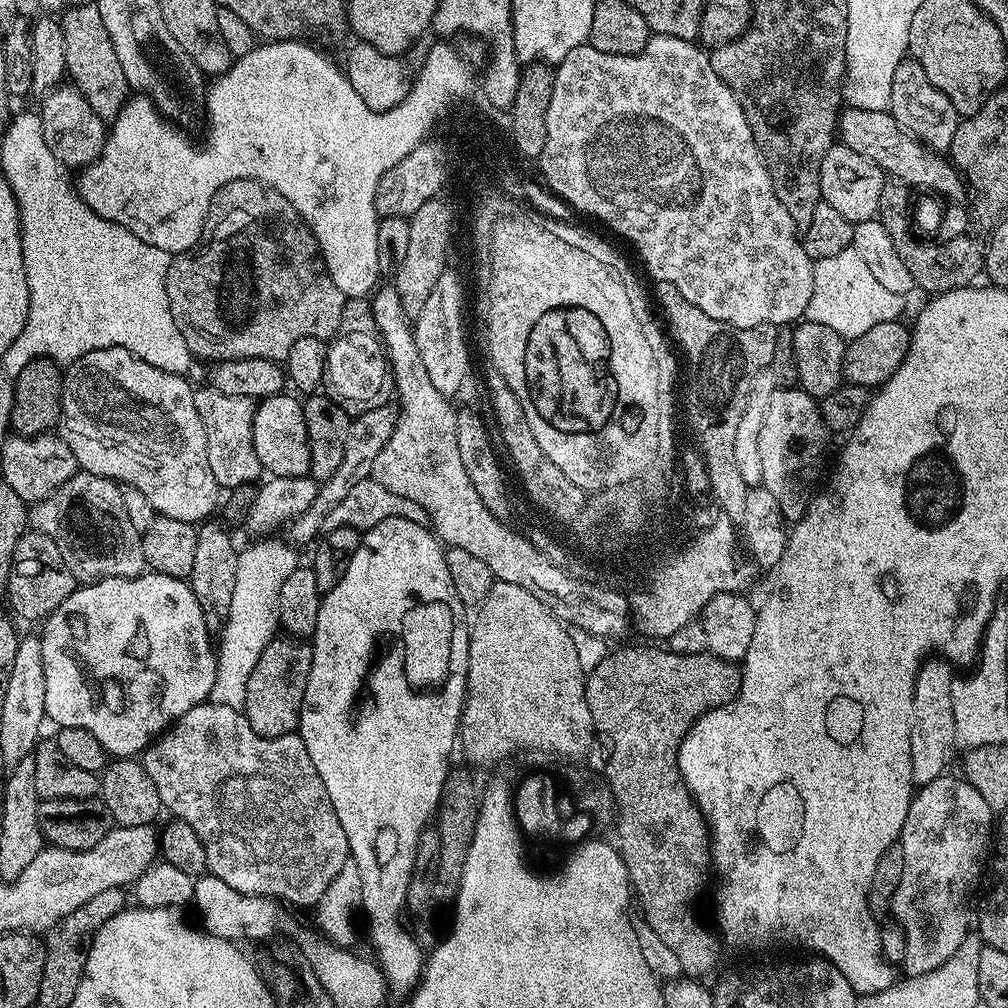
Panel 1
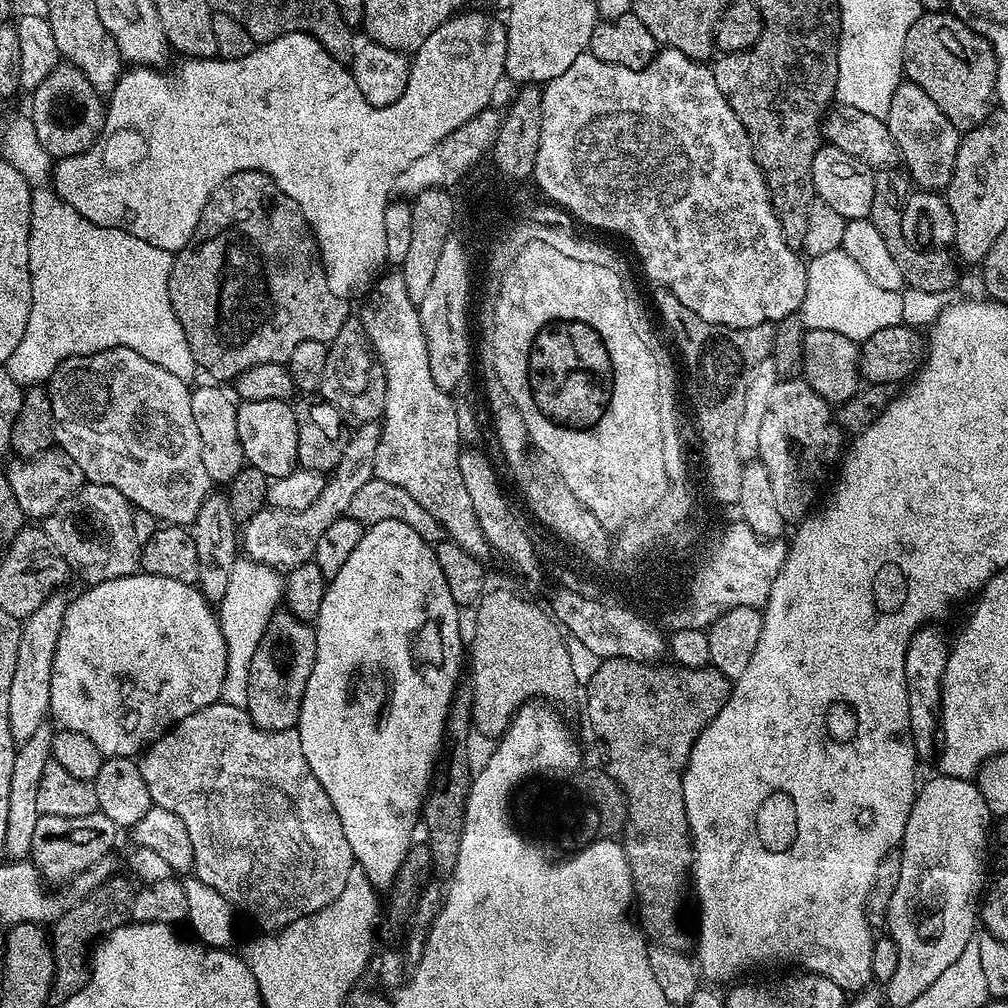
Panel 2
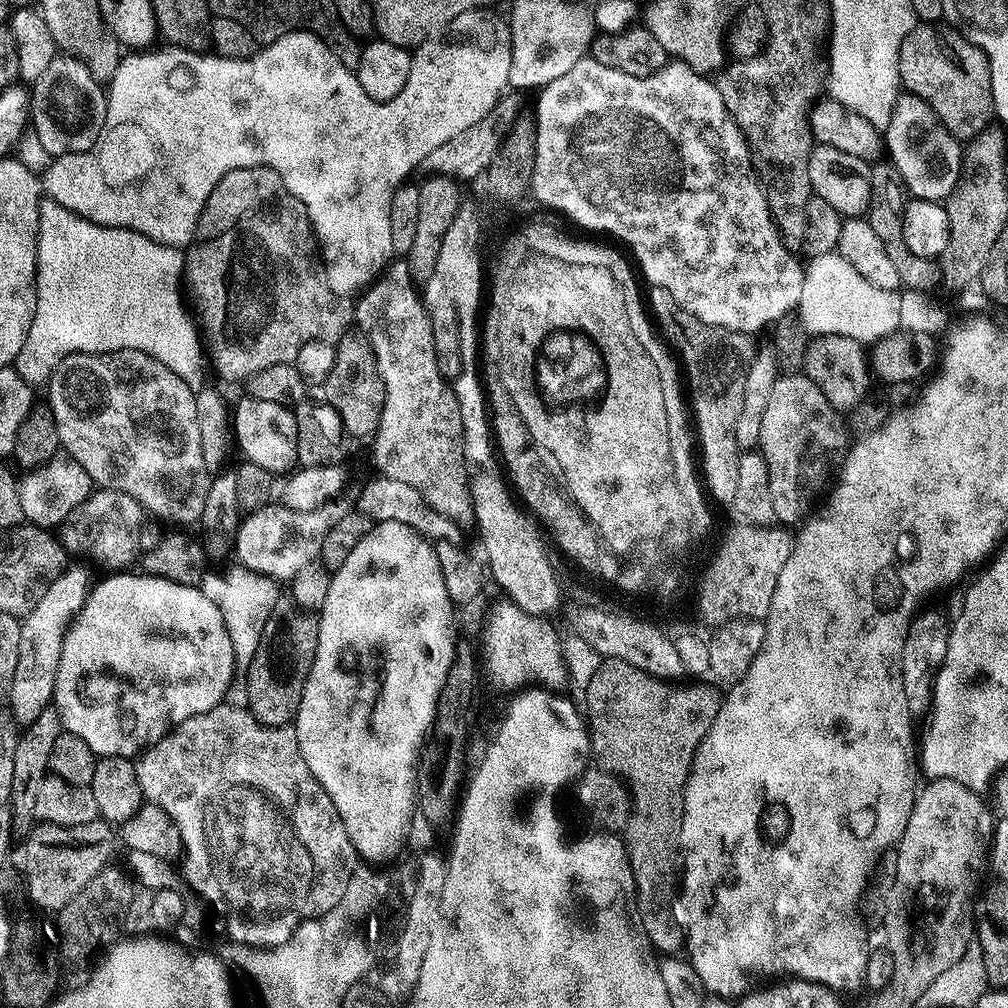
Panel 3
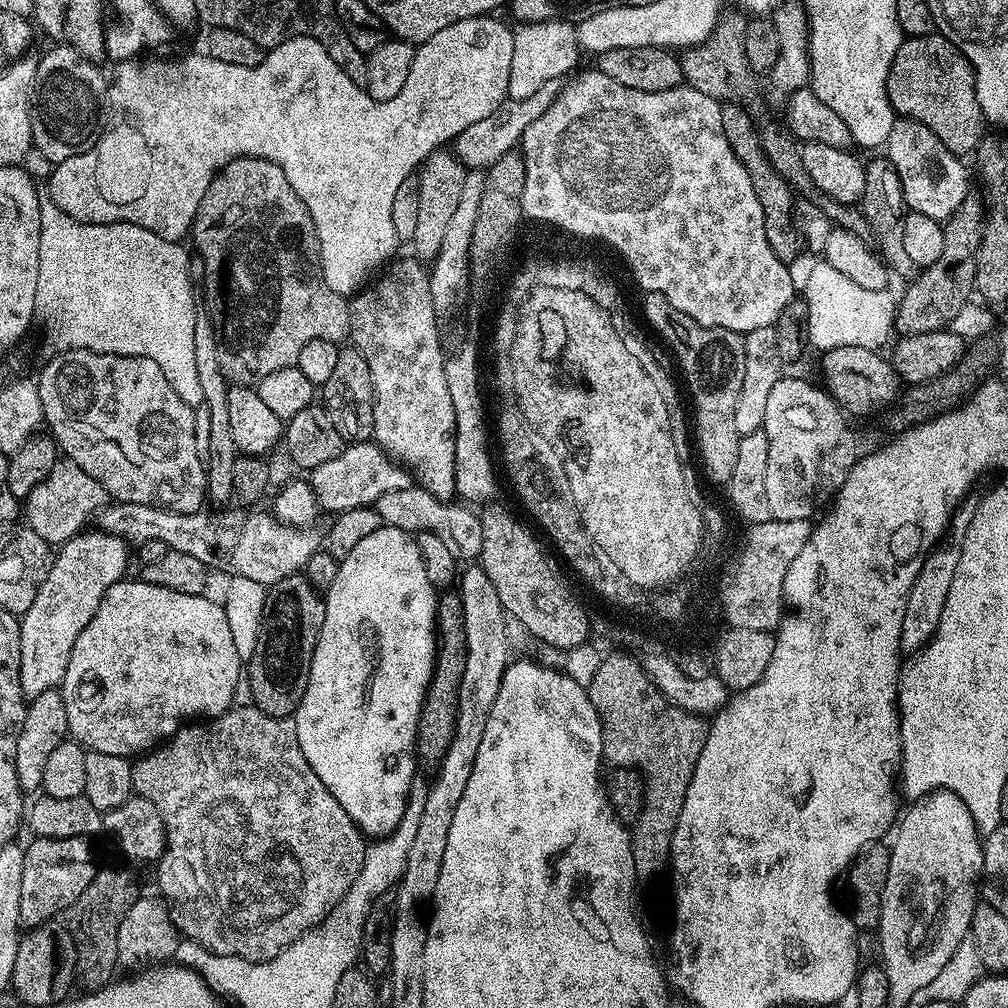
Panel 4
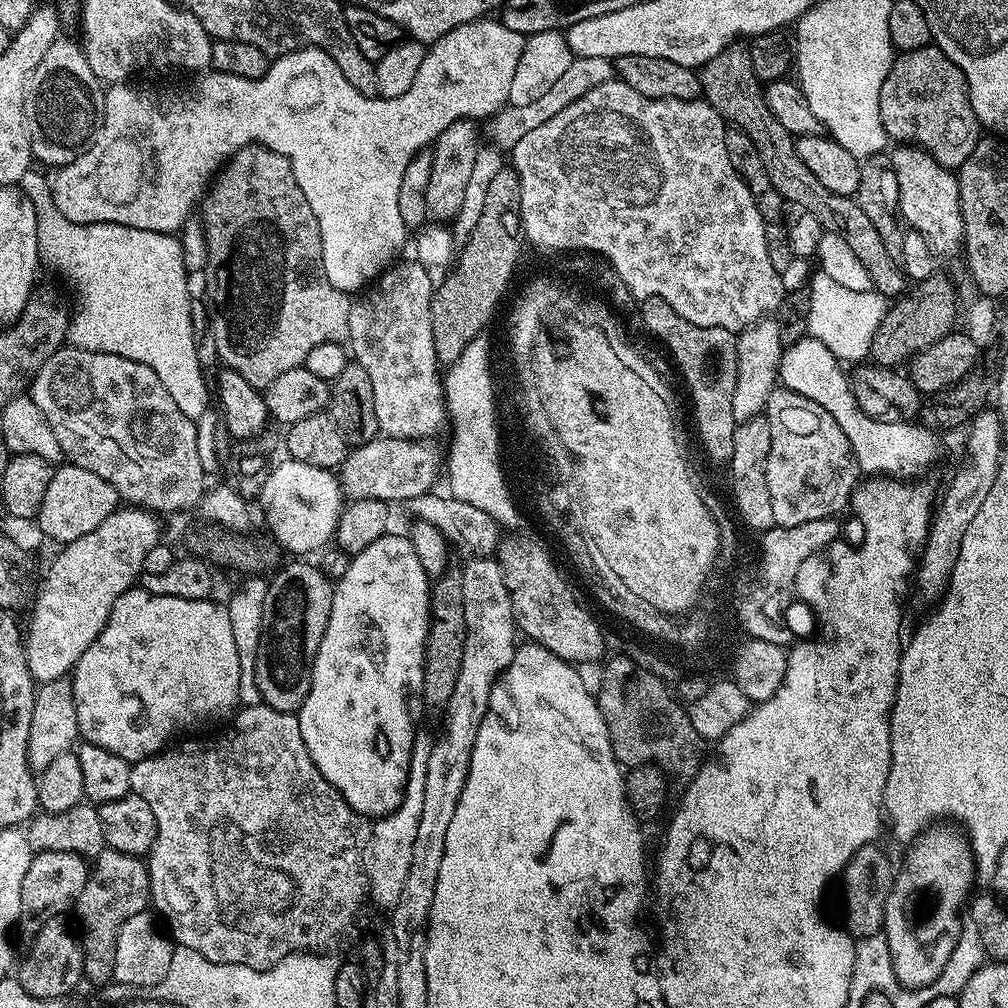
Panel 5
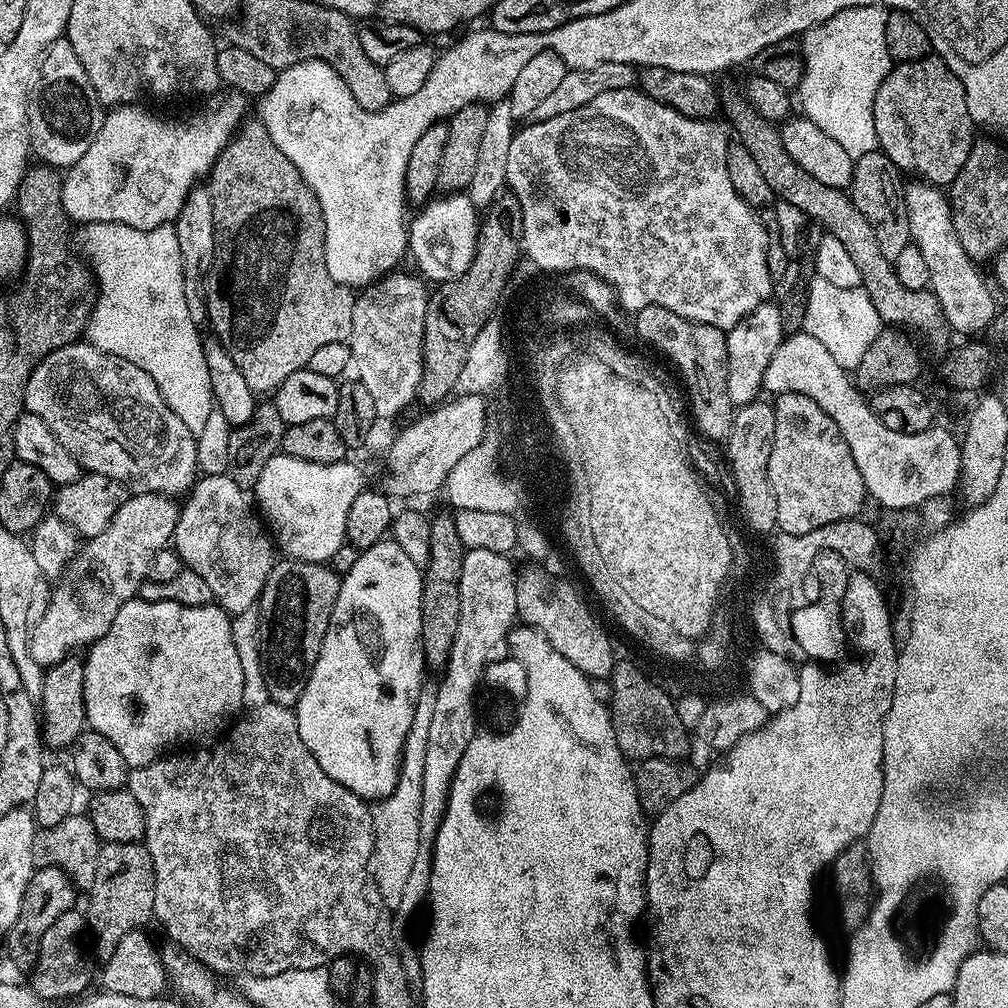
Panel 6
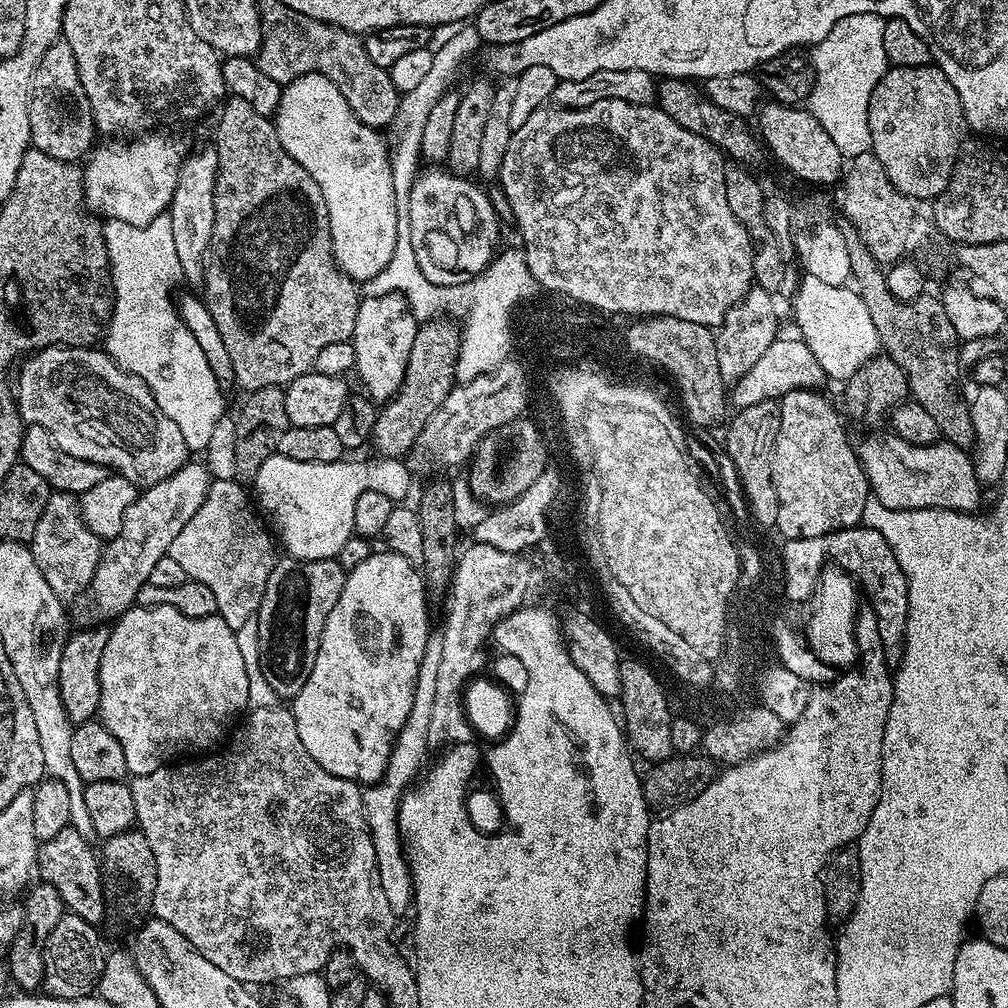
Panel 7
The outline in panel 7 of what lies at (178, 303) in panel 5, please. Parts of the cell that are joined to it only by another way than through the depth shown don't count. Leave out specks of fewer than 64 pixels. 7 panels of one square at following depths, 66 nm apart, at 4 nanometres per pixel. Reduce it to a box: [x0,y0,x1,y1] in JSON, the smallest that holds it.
[102,214,226,453]

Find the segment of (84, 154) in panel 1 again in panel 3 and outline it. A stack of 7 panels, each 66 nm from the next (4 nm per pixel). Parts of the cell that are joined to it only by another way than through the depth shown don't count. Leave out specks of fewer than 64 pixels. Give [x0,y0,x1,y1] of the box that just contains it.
[30,54,107,157]

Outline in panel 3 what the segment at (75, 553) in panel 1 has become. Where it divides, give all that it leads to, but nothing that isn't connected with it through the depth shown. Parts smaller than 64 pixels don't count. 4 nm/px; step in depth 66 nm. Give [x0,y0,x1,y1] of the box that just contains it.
[58,489,146,570]

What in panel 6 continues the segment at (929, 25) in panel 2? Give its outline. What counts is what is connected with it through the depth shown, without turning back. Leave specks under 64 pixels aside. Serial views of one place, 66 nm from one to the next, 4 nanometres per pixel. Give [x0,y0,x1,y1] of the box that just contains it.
[874,54,974,186]

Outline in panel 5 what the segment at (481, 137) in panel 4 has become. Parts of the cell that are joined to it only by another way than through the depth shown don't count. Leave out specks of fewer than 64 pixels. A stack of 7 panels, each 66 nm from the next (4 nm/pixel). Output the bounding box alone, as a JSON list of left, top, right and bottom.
[487,56,616,150]

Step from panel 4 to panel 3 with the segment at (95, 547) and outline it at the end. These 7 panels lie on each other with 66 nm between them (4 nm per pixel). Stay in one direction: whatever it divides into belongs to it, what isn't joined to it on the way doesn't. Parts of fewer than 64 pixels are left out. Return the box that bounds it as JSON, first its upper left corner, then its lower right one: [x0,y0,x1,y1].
[9,563,94,726]

